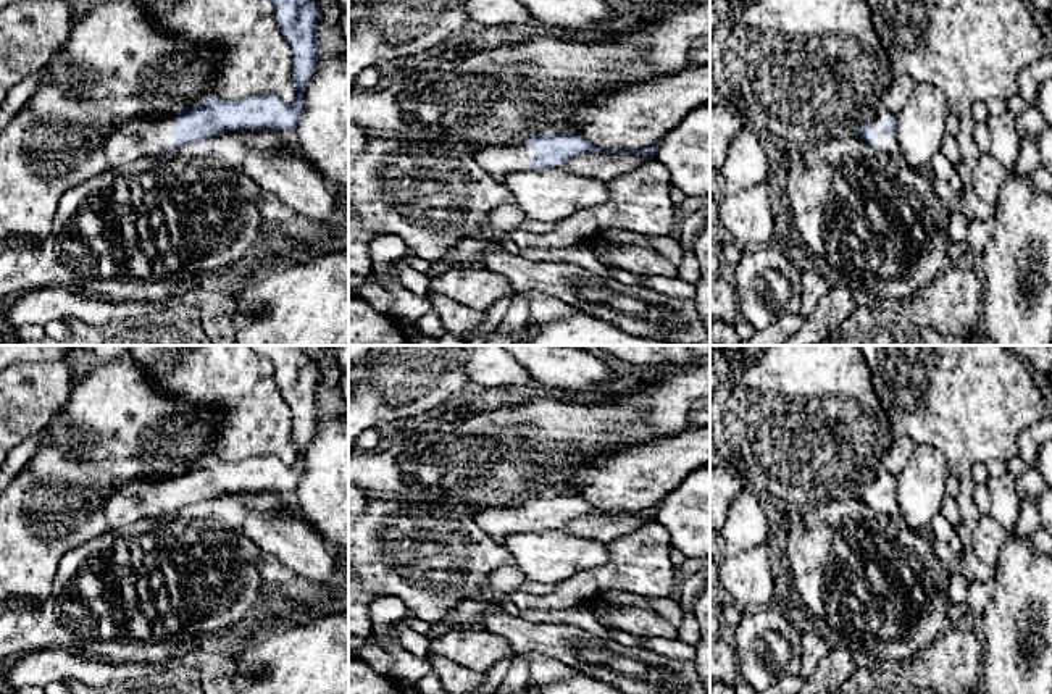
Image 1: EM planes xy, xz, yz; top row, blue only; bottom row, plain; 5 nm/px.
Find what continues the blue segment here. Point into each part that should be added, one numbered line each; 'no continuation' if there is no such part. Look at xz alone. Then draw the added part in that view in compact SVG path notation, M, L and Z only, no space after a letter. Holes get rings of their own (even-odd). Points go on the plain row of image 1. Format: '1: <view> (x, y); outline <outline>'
1: xz (499, 522); outline M524 502L476 507L474 521L500 546L515 533L531 533L536 513Z

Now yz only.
1: yz (888, 504); outline M879 465L875 470L875 478L866 484L871 489L878 491L878 499L873 502L873 505L876 507L876 512L886 513L892 518L899 518L904 520L902 510L897 504L897 494L891 494L891 495L884 495L883 491L886 489L886 486L883 486L881 483L886 479L895 479L894 475L891 475L884 465Z

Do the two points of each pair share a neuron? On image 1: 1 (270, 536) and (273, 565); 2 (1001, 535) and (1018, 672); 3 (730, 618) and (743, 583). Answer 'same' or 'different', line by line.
1: different
2: different
3: different

